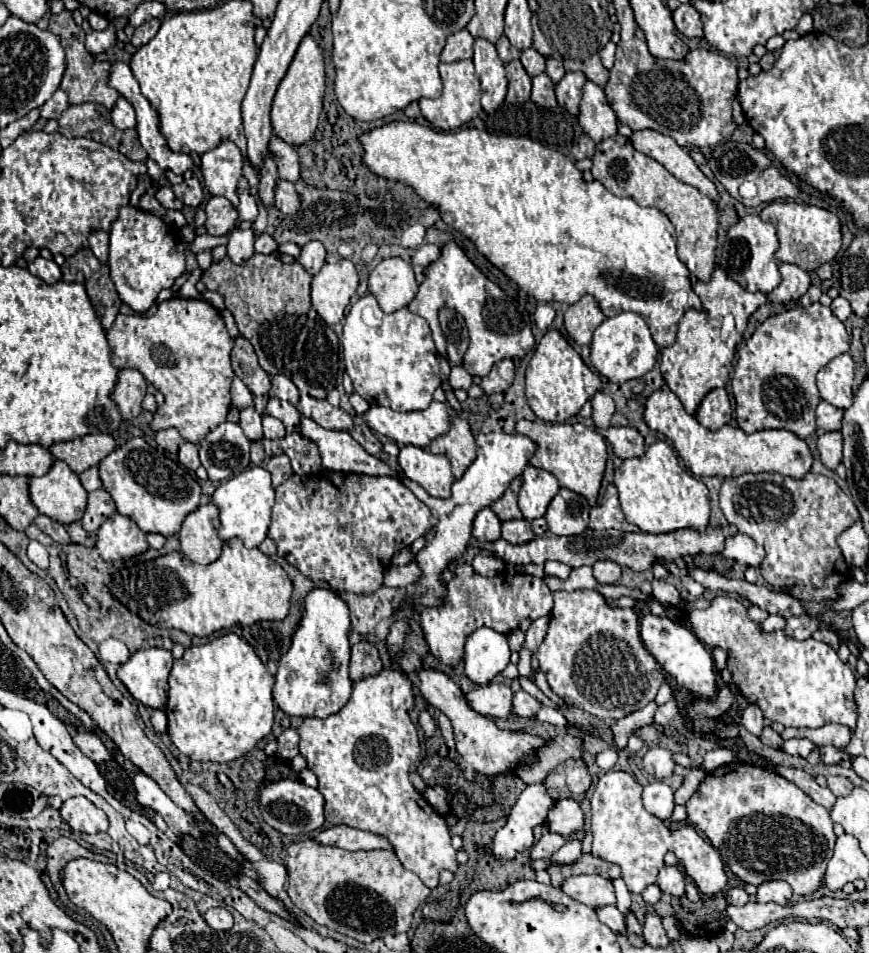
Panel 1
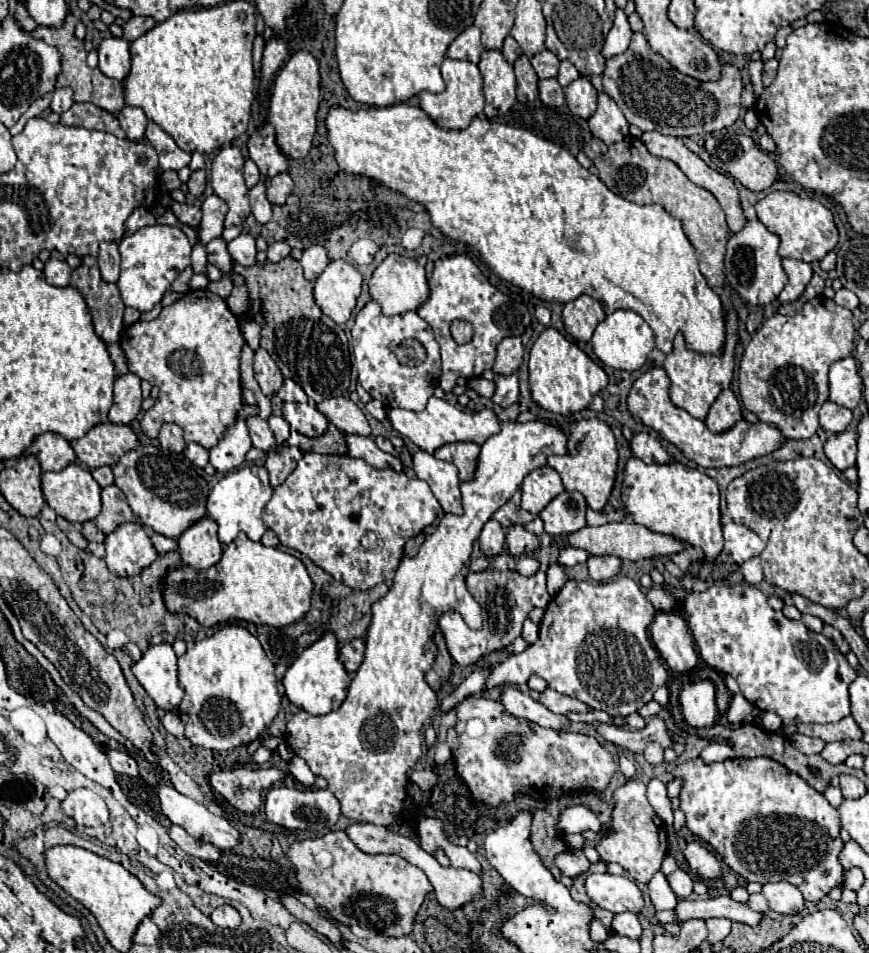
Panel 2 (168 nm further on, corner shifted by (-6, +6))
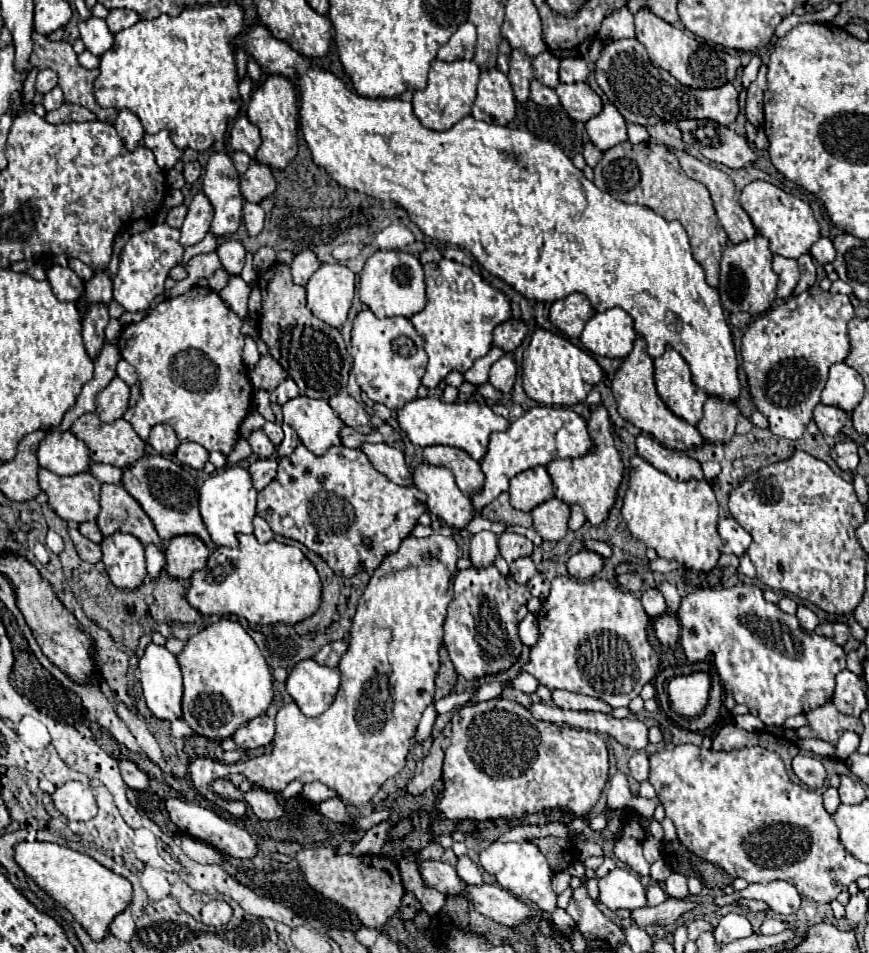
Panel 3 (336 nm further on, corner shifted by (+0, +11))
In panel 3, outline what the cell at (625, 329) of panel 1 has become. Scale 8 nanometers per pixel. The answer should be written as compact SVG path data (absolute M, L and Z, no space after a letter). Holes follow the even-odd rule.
M610 308L592 316L580 336L582 344L596 356L624 360L636 342L632 316L622 308Z

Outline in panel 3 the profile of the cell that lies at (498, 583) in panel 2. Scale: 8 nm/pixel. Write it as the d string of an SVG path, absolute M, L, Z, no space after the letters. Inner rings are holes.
M494 564L458 570L454 578L454 600L448 606L444 622L444 646L458 674L466 680L476 680L492 672L502 672L516 662L522 652L516 612L530 596L526 584L518 584L512 576L502 576Z

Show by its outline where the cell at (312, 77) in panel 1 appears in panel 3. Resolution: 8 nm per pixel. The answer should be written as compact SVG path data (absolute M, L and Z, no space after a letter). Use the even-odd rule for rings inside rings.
M270 74L252 94L248 118L258 126L262 136L262 146L256 154L256 160L260 164L268 164L270 168L286 168L286 164L298 152L298 96L292 80L282 74Z

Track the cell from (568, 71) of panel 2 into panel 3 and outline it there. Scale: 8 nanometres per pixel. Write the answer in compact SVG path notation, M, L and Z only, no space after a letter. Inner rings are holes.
M562 58L560 60L560 82L572 84L588 78L588 64L584 58Z

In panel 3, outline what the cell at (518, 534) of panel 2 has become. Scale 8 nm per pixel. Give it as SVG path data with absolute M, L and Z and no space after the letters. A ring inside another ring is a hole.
M504 532L500 538L498 538L498 548L500 548L500 554L506 562L512 562L520 556L530 556L532 550L534 550L534 544L522 536L522 534L516 534L516 532Z

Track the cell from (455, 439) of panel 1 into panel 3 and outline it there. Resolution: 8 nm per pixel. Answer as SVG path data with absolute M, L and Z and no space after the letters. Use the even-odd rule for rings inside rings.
M426 446L424 448L424 460L428 464L440 464L452 470L458 488L464 494L474 494L482 486L482 470L480 462L474 460L470 454L466 454L460 448L454 446Z

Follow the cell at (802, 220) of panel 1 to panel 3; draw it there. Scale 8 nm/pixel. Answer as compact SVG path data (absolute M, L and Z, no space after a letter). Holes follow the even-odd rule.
M756 180L748 184L740 194L740 204L750 216L758 234L768 238L772 254L780 254L786 258L800 258L802 254L808 254L812 244L818 242L820 238L820 224L816 222L812 208L804 200L786 194L784 190L780 190L770 182Z

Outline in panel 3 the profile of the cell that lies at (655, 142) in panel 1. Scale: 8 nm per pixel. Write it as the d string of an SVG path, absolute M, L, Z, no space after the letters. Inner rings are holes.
M670 148L670 150L678 158L678 164L682 166L682 170L692 180L702 182L708 188L708 192L712 194L712 202L714 202L718 220L724 226L730 242L738 244L738 242L754 236L756 228L738 202L732 178L726 172L722 172L722 170L710 166L710 164L700 162L698 158L690 156L684 150L676 150L676 148Z

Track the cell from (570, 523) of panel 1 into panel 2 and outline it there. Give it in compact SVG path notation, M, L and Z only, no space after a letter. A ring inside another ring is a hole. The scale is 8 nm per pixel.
M564 491L544 507L540 519L544 521L544 531L550 537L558 537L582 529L586 525L584 513L586 513L586 499L578 491L572 493Z

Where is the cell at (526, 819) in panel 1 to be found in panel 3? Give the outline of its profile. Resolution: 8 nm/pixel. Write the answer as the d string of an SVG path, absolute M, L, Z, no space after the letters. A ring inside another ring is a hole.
M492 842L488 848L480 852L480 864L482 868L496 876L498 884L514 894L520 900L530 900L534 902L540 910L554 910L556 908L556 892L552 890L552 870L538 850L536 844L532 842Z

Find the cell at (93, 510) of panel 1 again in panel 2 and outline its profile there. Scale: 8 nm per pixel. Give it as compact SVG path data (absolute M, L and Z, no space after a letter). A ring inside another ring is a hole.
M110 485L110 487L102 489L102 513L96 517L94 523L98 525L100 531L104 531L108 535L108 533L116 531L120 525L140 523L140 519L130 509L124 493L116 485Z

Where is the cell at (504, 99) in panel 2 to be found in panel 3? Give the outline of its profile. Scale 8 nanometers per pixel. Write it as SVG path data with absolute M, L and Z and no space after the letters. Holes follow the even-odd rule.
M498 68L482 70L478 96L472 106L472 116L490 124L508 124L516 114L516 100L512 86Z

